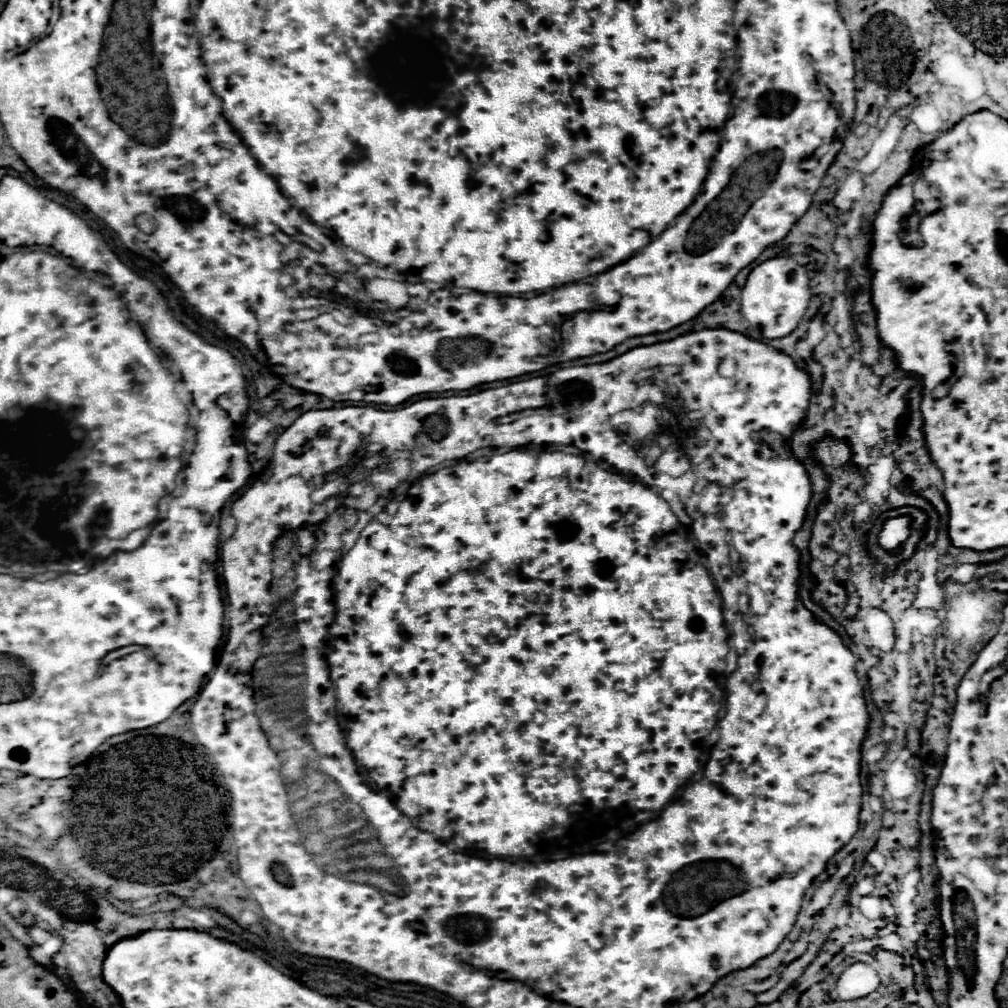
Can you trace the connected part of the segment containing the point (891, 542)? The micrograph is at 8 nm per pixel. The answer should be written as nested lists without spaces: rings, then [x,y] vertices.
[[[890,518],[884,522],[882,532],[878,534],[878,542],[884,550],[898,550],[898,546],[908,538],[910,534],[910,518]]]

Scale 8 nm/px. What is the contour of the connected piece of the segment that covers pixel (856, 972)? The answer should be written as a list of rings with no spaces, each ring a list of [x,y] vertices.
[[[856,962],[842,972],[836,990],[840,1000],[856,1000],[872,994],[878,986],[880,986],[878,972],[866,962]]]

